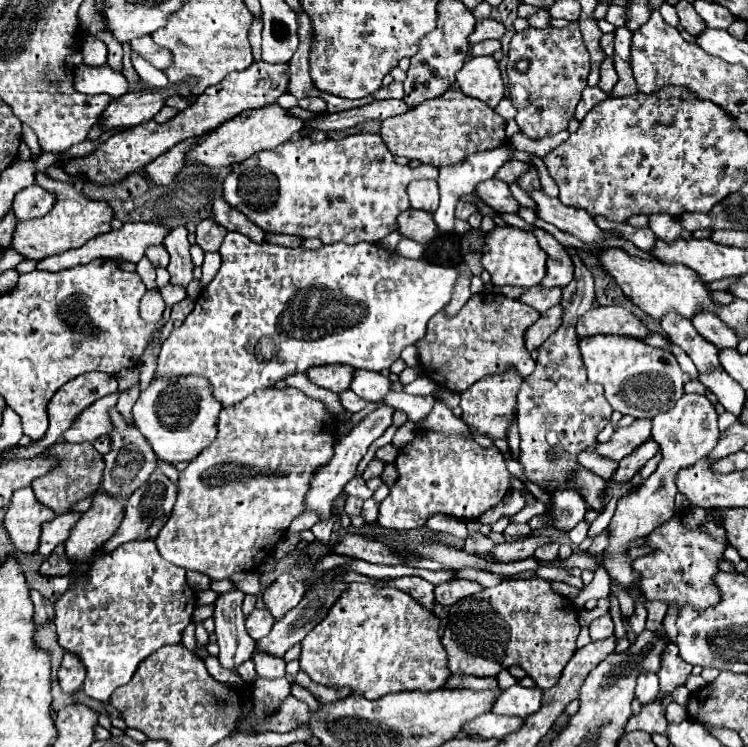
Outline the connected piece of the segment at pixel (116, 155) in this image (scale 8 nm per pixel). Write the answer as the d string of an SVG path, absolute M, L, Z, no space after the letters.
M265 61L253 63L249 69L231 73L219 85L209 87L203 95L197 97L197 101L191 107L187 107L187 111L181 111L167 123L157 123L153 119L143 121L127 131L119 131L111 135L107 141L99 143L93 153L85 157L73 157L71 161L67 161L67 173L79 175L79 171L83 171L83 175L87 175L87 179L91 179L95 185L103 185L103 179L107 179L107 185L115 185L129 173L143 169L147 163L151 163L151 159L157 159L159 155L167 153L173 145L181 143L183 139L201 137L203 133L213 131L221 123L233 119L241 111L259 109L275 103L275 99L287 91L287 79L289 79L287 63L277 63L277 65Z

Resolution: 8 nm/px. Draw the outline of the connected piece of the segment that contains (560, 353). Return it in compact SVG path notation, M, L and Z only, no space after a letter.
M571 253L571 259L575 263L575 277L563 287L563 323L539 347L535 371L523 379L517 395L517 425L521 433L519 461L525 467L527 477L545 491L565 481L567 473L577 463L577 455L597 443L597 433L609 423L613 413L603 395L603 387L589 383L583 357L579 355L575 323L593 307L595 291L589 269L575 253Z

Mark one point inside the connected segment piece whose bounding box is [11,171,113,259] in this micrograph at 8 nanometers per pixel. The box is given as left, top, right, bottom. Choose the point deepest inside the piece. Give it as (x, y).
(73, 221)

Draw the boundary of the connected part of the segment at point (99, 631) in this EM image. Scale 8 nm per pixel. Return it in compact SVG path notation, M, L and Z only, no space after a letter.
M139 541L125 543L113 553L101 555L91 563L91 571L87 571L83 583L73 583L53 605L53 625L57 631L59 645L77 655L85 665L87 677L83 683L85 695L107 703L109 695L129 683L139 663L155 653L159 647L169 643L181 643L183 629L191 623L191 615L195 609L195 591L185 581L185 569L175 567L159 555L155 541Z

